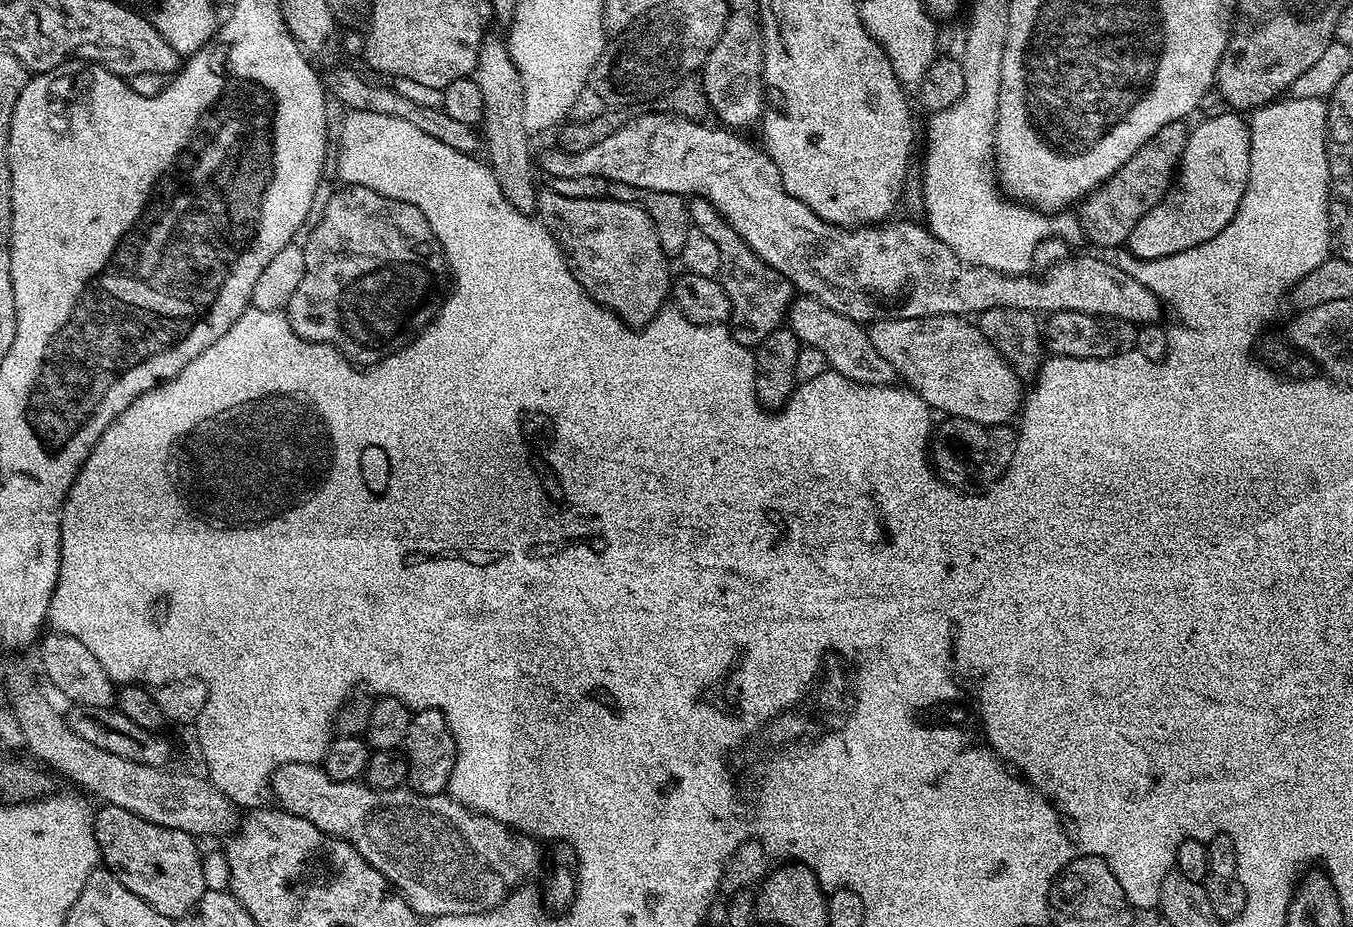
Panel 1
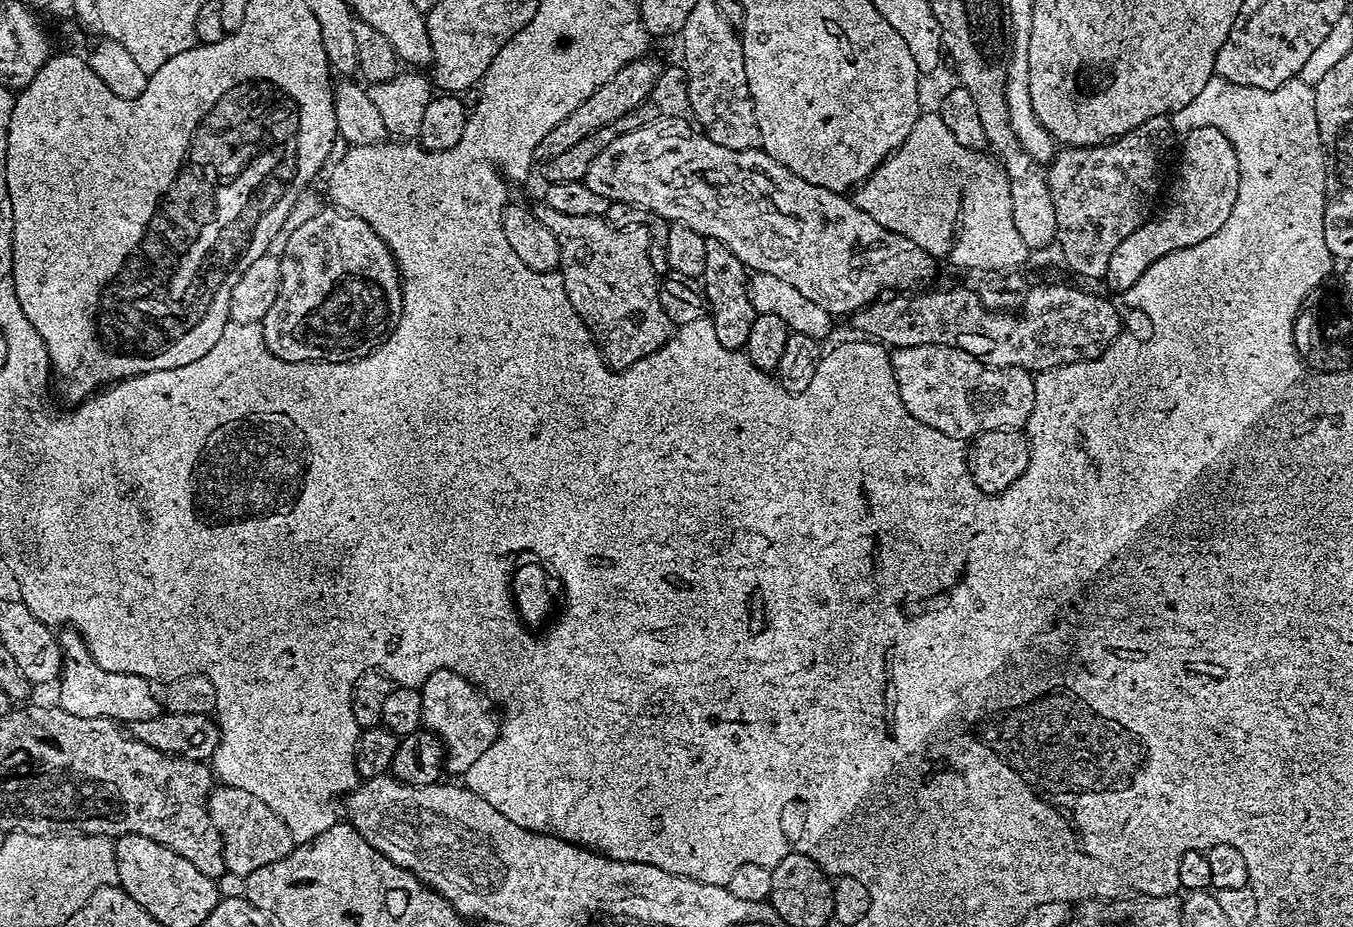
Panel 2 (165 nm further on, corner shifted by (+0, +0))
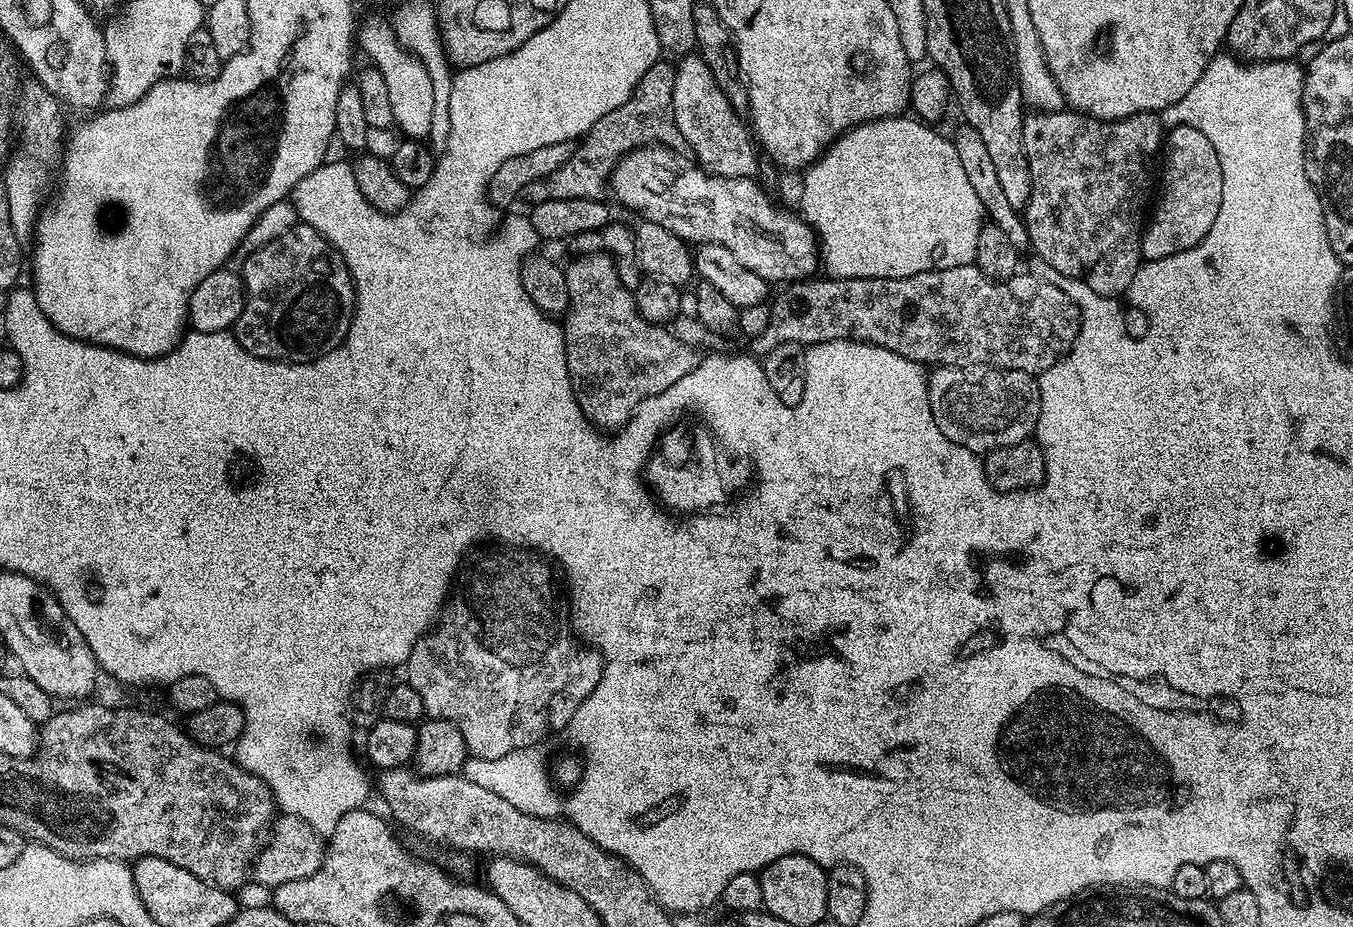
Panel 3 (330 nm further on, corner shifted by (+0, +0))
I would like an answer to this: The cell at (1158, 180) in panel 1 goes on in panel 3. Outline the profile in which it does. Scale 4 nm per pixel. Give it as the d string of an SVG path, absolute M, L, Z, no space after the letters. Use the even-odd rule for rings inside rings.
M1032 110L1025 115L1022 126L1022 146L1026 154L1026 162L1030 170L1030 198L1028 205L1022 210L1024 224L1028 227L1028 242L1031 251L1036 251L1050 267L1068 280L1090 286L1094 294L1119 297L1127 293L1130 282L1134 282L1134 274L1140 268L1142 257L1140 254L1140 235L1144 233L1146 223L1146 209L1149 207L1148 195L1152 192L1152 171L1157 171L1156 155L1162 152L1162 132L1160 136L1161 117L1155 112L1139 112L1133 116L1127 116L1121 120L1099 120L1094 116L1088 116L1084 112L1075 110L1063 110L1060 112L1045 112Z

